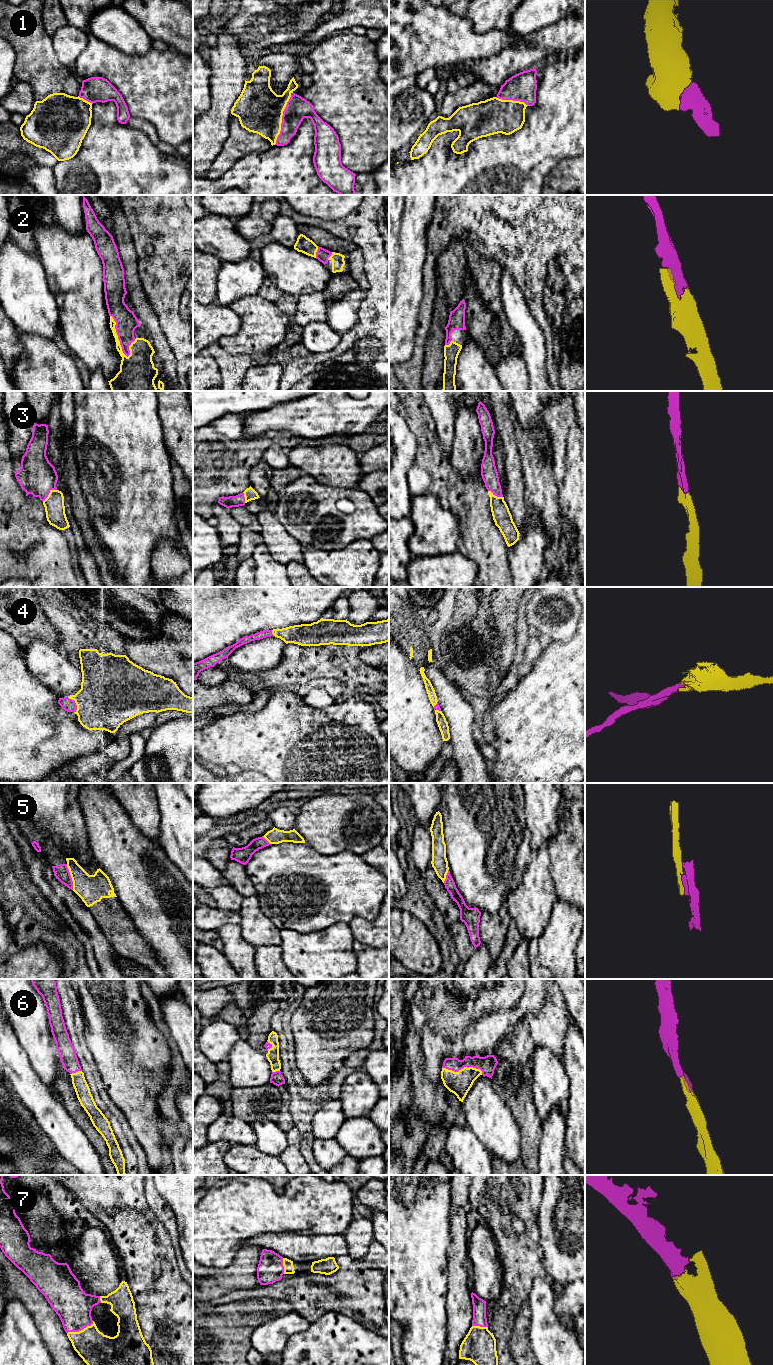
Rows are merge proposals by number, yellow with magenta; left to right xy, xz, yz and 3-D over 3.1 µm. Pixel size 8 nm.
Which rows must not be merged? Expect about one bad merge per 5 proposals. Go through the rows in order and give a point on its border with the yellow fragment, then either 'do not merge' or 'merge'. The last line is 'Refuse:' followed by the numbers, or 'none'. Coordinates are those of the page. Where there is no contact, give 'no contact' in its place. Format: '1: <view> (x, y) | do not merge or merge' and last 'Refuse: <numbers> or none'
1: xz (281, 120) | merge
2: xy (117, 336) | merge
3: xy (49, 493) | merge
4: xy (76, 704) | merge
5: xy (71, 877) | merge
6: yz (463, 1068) | merge
7: xy (81, 1330) | merge
Refuse: none

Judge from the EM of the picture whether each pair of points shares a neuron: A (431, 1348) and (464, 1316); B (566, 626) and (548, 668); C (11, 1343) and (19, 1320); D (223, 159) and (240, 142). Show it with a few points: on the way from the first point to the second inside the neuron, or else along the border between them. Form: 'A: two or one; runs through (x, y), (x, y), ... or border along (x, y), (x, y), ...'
A: two; border along (446, 1310), (447, 1337), (444, 1354)
B: two; border along (574, 634), (567, 641), (553, 641)
C: one; runs through (17, 1337), (20, 1332), (19, 1326)
D: one; runs through (227, 155), (236, 146)

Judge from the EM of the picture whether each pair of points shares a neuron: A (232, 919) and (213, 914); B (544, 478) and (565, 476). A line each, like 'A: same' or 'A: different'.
A: same
B: different

